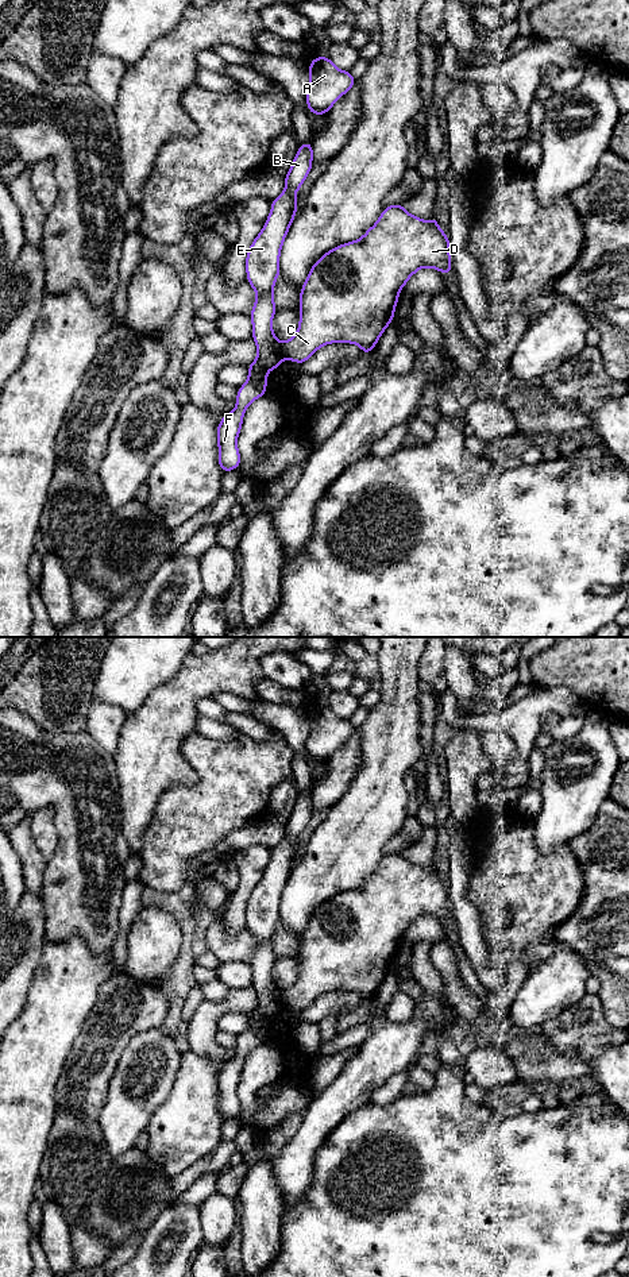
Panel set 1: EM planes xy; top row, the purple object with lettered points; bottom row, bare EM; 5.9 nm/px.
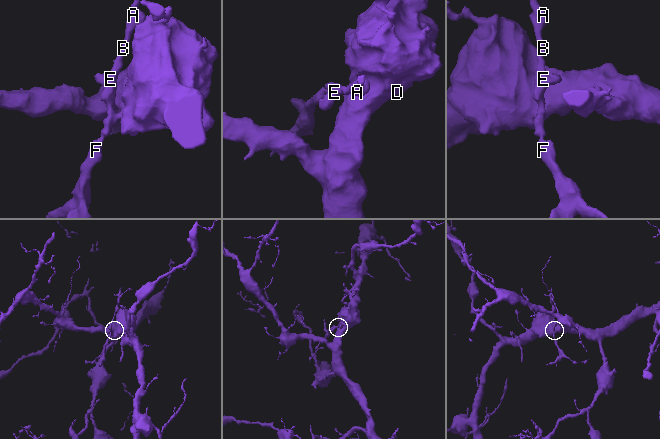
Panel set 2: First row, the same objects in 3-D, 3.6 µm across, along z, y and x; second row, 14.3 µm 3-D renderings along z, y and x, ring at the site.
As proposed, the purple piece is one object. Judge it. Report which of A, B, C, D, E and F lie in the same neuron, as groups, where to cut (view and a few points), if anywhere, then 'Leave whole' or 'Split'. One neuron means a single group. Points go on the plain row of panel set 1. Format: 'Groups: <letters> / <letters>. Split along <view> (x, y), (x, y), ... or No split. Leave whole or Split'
Groups: A B E F / C D. Split along xy (280, 991), (280, 999), (284, 1006). Split

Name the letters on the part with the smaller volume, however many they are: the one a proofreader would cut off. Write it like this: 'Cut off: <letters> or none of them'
Cut off: A, B, E, F

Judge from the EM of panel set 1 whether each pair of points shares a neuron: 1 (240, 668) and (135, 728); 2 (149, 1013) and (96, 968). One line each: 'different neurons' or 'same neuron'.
1: same neuron
2: different neurons

